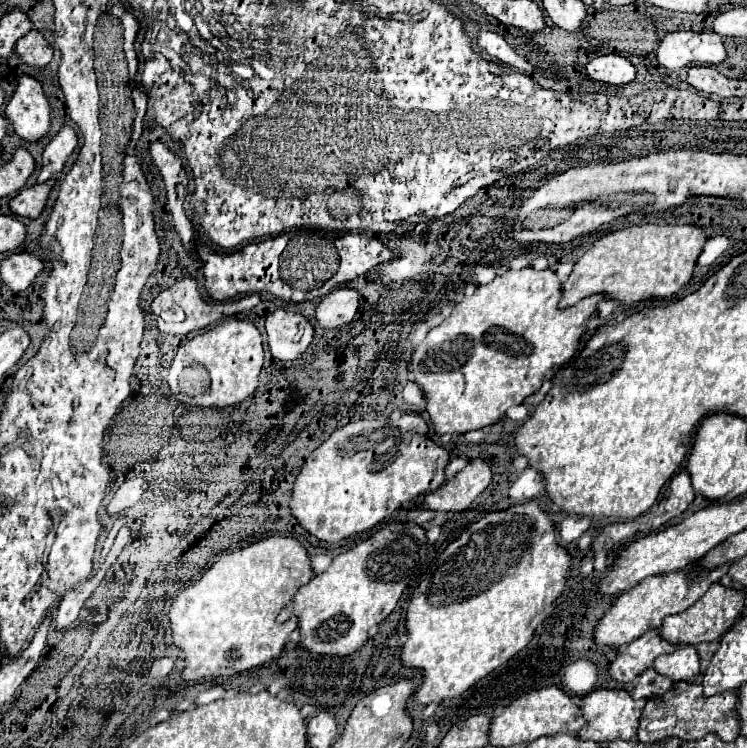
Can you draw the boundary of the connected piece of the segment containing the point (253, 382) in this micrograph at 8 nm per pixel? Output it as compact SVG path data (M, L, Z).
M226 320L178 348L168 370L170 374L168 382L180 386L182 392L188 396L200 396L202 408L226 408L226 406L236 406L250 394L254 394L254 390L258 388L258 376L262 364L264 364L264 348L262 348L262 334L258 332L258 328L252 322Z

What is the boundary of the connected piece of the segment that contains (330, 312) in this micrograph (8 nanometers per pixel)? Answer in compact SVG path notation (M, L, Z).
M352 288L332 290L316 308L316 322L322 328L338 328L352 322L358 310L358 292Z

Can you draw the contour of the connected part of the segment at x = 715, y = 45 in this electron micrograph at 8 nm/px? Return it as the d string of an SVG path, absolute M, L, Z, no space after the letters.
M668 32L656 50L656 60L668 70L692 64L720 64L726 58L722 38L716 32Z

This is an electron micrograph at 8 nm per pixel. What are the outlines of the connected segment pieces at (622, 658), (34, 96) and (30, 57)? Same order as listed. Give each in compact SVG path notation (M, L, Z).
M658 630L646 632L638 640L630 642L630 646L626 646L618 654L618 658L610 666L610 676L618 682L624 682L624 684L632 682L638 674L642 674L646 668L652 666L656 656L670 654L676 648L678 646L664 640Z
M18 76L16 90L14 90L12 98L8 100L4 112L6 112L6 118L12 122L16 134L20 138L28 140L28 142L40 140L48 132L48 128L50 128L50 104L48 104L48 98L44 96L40 82L30 78L30 76Z
M30 30L30 34L22 36L14 50L20 62L28 66L38 66L38 68L44 68L52 60L52 54L54 54L52 46L42 38L38 30Z

